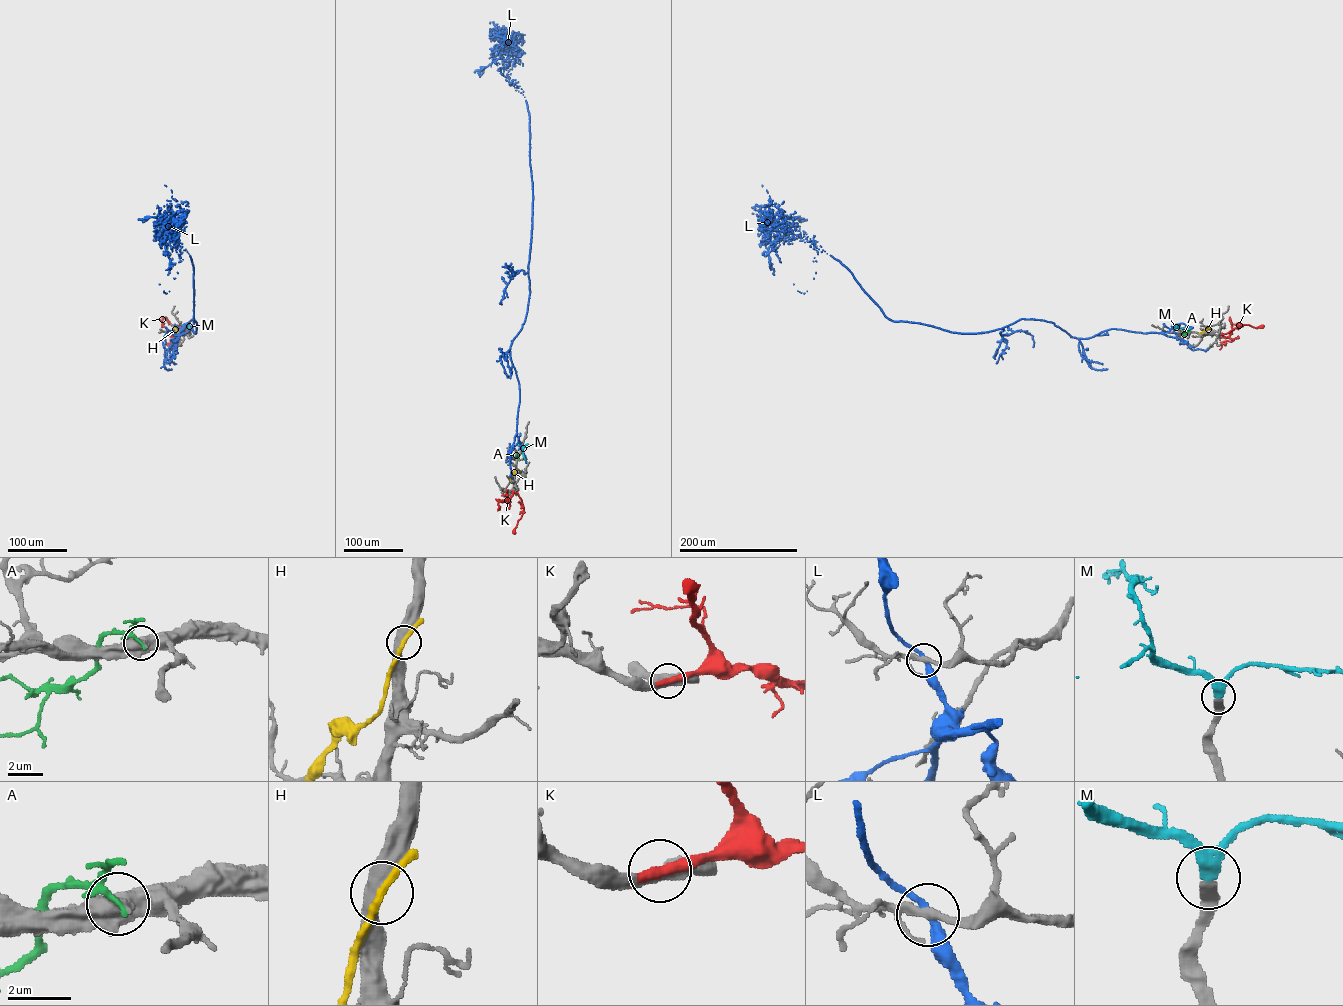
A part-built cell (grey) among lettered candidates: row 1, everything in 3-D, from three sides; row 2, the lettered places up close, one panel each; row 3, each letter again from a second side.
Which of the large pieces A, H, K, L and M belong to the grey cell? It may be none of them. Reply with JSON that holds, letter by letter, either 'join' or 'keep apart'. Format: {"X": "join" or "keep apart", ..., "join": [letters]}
{"A": "keep apart", "H": "keep apart", "K": "join", "L": "keep apart", "M": "join", "join": ["K", "M"]}

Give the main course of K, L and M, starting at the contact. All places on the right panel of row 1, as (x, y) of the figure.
K: (1222, 337), (1240, 325), (1263, 326)
L: (1176, 335), (892, 321), (839, 261), (778, 220), (774, 275)
M: (1179, 329), (1192, 327)

